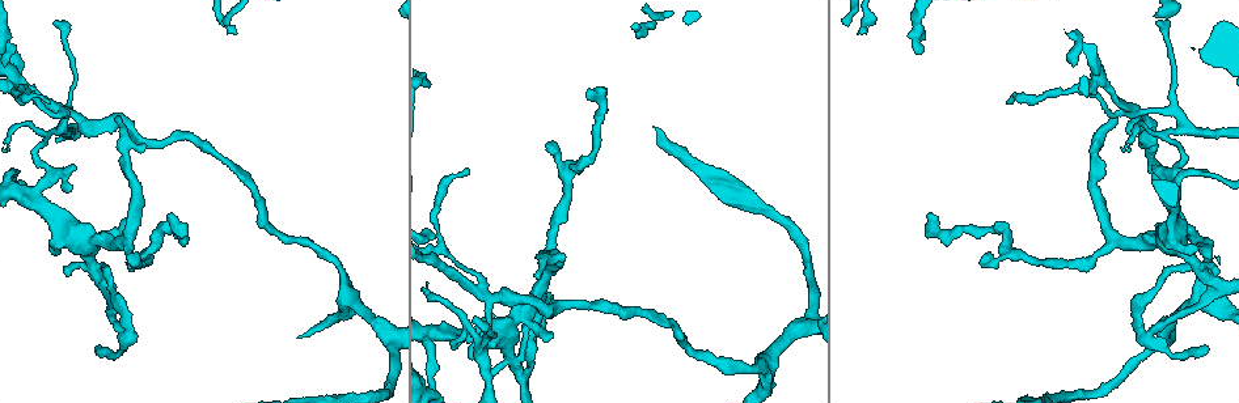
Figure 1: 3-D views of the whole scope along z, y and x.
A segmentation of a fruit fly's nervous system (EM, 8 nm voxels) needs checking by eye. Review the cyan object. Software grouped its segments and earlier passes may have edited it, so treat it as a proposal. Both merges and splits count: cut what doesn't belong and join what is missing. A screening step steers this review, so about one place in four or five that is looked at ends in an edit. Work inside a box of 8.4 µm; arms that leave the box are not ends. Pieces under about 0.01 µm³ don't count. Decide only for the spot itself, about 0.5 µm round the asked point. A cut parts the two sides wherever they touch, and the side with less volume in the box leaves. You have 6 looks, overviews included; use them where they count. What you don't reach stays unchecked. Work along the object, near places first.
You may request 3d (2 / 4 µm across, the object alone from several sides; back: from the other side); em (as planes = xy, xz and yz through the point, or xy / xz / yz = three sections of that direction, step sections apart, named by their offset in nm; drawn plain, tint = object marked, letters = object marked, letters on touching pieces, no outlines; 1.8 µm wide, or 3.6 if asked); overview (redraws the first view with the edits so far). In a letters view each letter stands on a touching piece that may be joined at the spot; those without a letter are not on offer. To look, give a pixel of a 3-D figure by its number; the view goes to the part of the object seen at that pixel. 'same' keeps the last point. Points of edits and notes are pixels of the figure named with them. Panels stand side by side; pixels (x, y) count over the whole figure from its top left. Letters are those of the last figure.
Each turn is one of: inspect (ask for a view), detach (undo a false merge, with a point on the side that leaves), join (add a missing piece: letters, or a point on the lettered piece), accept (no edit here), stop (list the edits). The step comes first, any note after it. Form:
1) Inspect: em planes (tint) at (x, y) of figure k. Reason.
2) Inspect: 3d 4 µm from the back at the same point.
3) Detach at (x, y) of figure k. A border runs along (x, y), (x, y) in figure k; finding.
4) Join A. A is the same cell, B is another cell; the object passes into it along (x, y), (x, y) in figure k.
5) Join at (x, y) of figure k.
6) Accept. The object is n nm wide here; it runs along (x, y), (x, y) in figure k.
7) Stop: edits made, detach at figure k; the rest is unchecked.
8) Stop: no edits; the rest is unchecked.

Inspect: em yz step 4 (tint) at (94, 271) of figure 1.

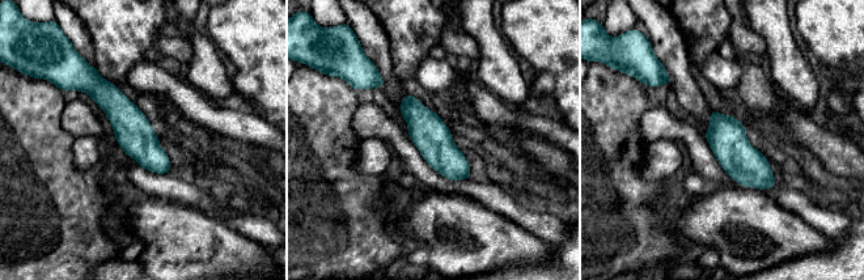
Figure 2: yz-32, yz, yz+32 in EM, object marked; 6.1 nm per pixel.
Inspect: em yz step 4 (letters) at the same point. What lies round it.

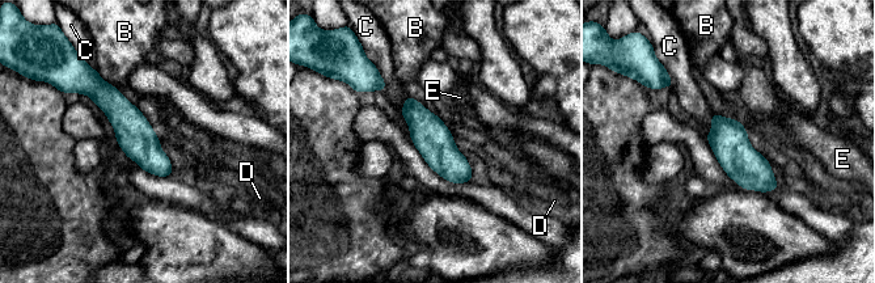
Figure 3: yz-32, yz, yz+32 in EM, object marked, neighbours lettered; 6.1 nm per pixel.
Accept. B, C, D and E are other cells; a border runs along (713, 112), (710, 130), (706, 134) in figure 3; one cell here.

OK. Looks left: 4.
Inspect: 3d 4 µm at (1142, 110) of figure 1. Three arms meet.

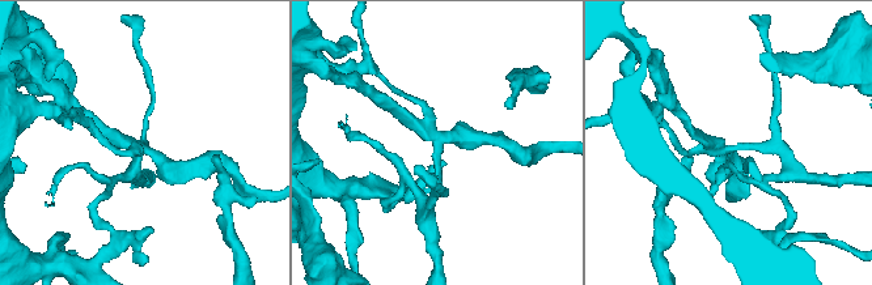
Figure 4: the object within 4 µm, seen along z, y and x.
Inspect: em planes (letters) at (434, 142) of figure 4.

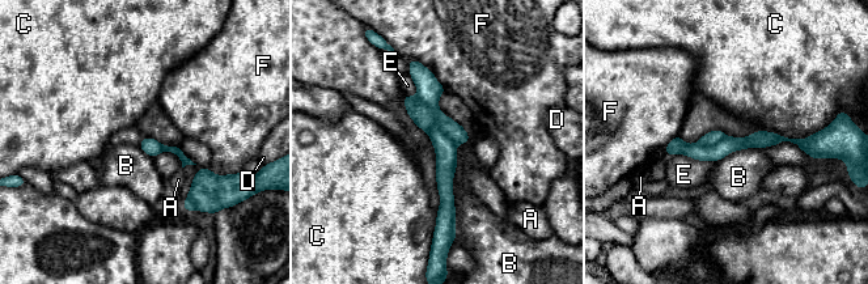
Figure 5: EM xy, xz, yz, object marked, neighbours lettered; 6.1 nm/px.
Detach at (422, 115) of figure 5. The object is 110 nm wide here; A, B, C, D, E and F are other cells; a border runs along (428, 132), (440, 128), (456, 144) in figure 5; two cells meet here.

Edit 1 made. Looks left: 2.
Inspect: em 3.6 µm yz step 8 (tint) at (467, 169) of figure 1. An open end.

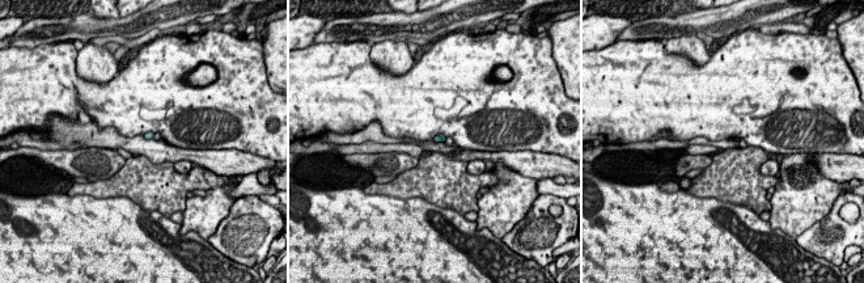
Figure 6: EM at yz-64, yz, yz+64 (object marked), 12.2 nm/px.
Inspect: em 3.6 µm planes (letters) at the same point.

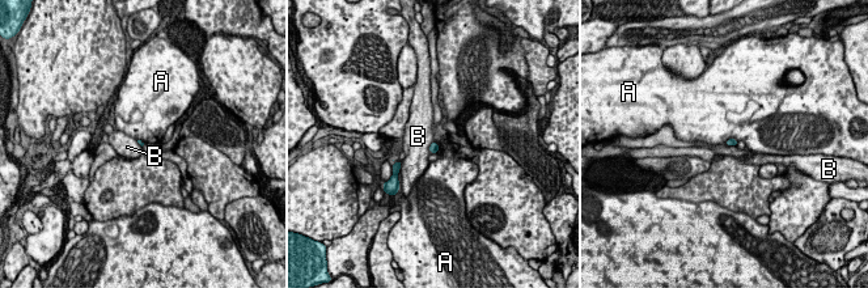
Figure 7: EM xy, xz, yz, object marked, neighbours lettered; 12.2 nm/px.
Accept. A and B are other cells; a border runs along (434, 140), (430, 147), (431, 153) in figure 7; no lettered piece goes on from it.

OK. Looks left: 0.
Stop: edits made, detach at figure 5; the rest is unchecked.

